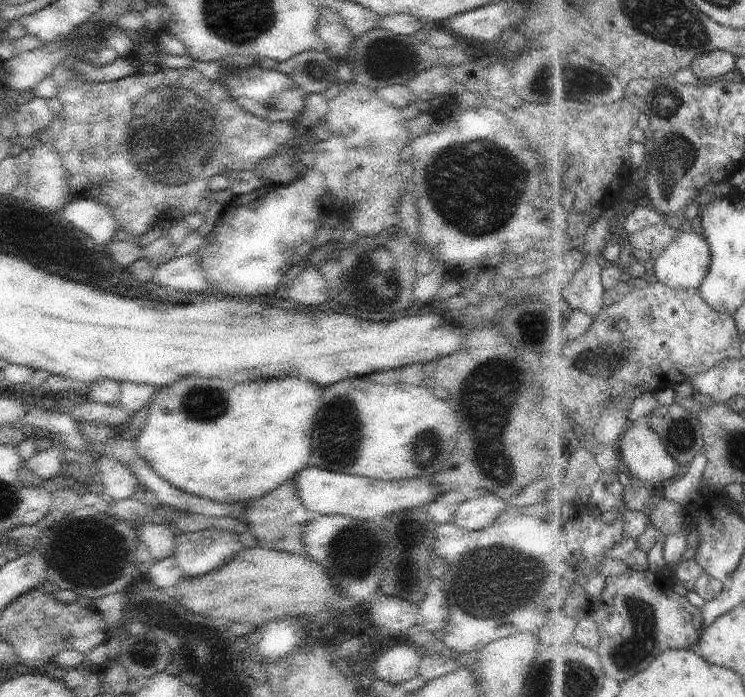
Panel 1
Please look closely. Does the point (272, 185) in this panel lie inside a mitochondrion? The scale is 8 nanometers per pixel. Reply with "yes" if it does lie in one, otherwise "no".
no

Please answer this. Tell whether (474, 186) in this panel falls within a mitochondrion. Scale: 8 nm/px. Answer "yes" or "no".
yes

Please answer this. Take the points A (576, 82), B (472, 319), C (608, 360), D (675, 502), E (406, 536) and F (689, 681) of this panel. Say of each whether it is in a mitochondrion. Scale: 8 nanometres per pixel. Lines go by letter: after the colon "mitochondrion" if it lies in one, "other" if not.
A: mitochondrion
B: other
C: mitochondrion
D: other
E: other
F: other

